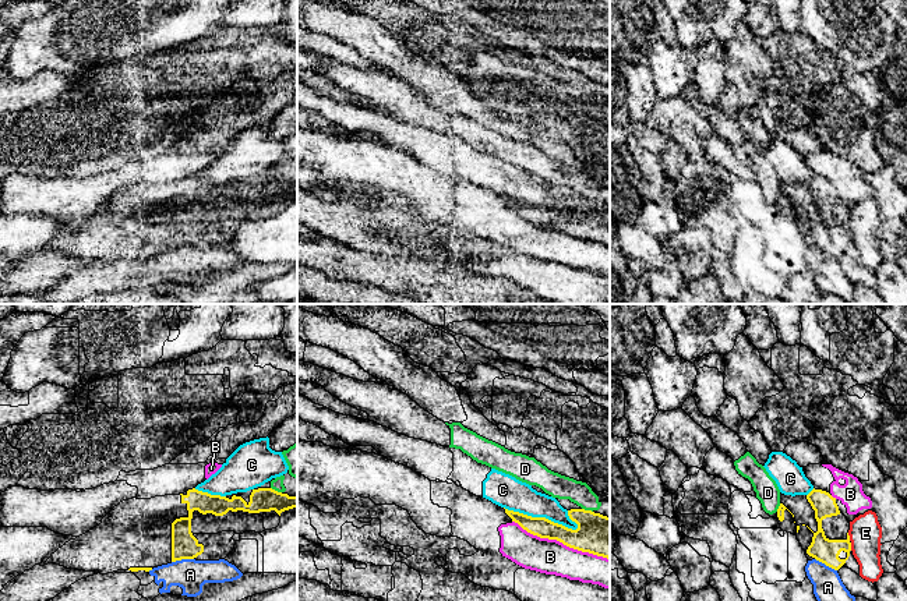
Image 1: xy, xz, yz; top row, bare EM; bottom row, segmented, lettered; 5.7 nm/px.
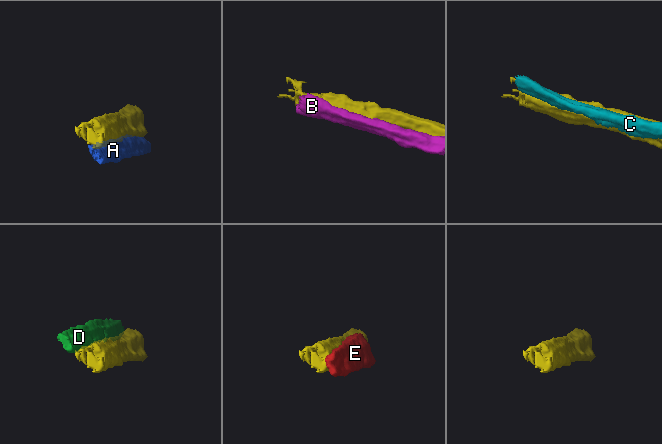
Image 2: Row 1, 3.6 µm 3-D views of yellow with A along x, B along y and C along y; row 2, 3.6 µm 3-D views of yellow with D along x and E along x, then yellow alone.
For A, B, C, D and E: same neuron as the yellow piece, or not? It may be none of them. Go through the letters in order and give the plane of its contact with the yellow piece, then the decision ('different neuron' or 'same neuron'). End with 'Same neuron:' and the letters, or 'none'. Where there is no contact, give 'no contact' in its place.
A: contact in xy; different neuron
B: contact in xz; different neuron
C: contact in xz; different neuron
D: contact in xz; different neuron
E: contact in yz; different neuron
Same neuron: none

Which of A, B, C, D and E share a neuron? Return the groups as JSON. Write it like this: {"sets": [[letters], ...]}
{"sets": [["A"], ["B"], ["C"], ["D"], ["E"]]}

